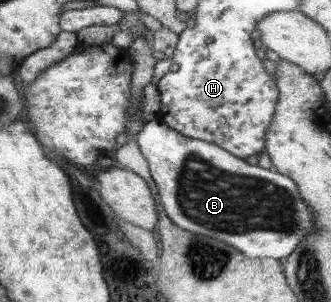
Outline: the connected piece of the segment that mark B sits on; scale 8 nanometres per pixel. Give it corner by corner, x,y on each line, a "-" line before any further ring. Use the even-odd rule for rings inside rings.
156,120
148,121
144,123
139,134
136,134
136,141
139,147
139,151
145,160
149,174
151,175
152,181
156,186
156,190
159,194
158,201
162,208
162,213
175,224
181,230
187,230
193,234
205,235
217,240
221,240
225,244
232,246
235,250
238,250
243,256
247,258
273,258
279,260
279,258
287,258
293,251
294,248
301,242
308,234
312,234
315,231
313,226
313,216
311,216
312,210
307,208
304,200
299,197
297,192
297,185
295,185
291,178
278,174
271,168
265,170
265,168
259,168
255,166
249,166
245,164
243,160
231,156
225,150
211,144
210,142
203,142
202,140
195,140
194,138
187,138
182,134
179,134
176,130
165,126
163,123
159,123

